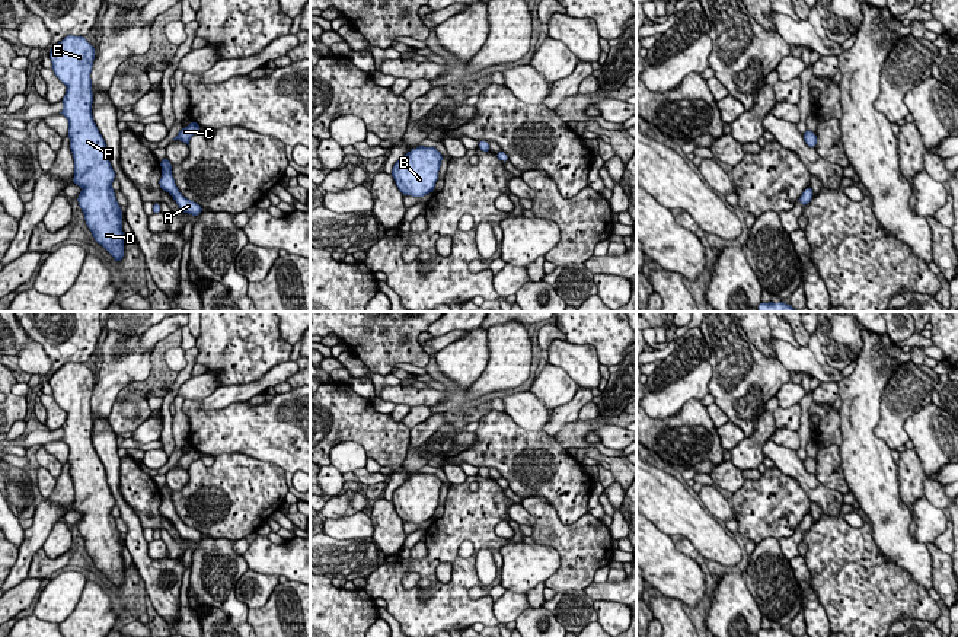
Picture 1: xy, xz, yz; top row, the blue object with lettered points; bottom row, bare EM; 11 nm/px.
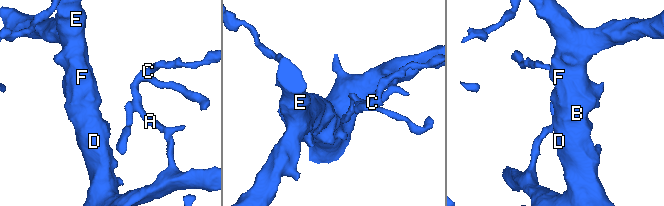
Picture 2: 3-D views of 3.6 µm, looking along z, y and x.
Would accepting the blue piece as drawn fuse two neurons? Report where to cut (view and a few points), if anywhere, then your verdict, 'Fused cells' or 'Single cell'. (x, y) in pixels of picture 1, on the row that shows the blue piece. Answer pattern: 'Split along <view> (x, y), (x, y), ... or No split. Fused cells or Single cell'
No split. Single cell

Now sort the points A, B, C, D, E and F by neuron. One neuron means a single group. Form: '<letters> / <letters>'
A B C D E F

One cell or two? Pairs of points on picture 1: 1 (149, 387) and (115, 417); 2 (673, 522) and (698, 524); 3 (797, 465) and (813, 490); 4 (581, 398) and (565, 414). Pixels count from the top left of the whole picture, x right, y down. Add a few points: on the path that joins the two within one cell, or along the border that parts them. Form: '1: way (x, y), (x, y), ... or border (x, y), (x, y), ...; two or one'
1: border (117, 400), (120, 403); two
2: way (679, 522), (692, 522); one
3: way (798, 471), (810, 484); one
4: way (577, 403), (569, 410); one

